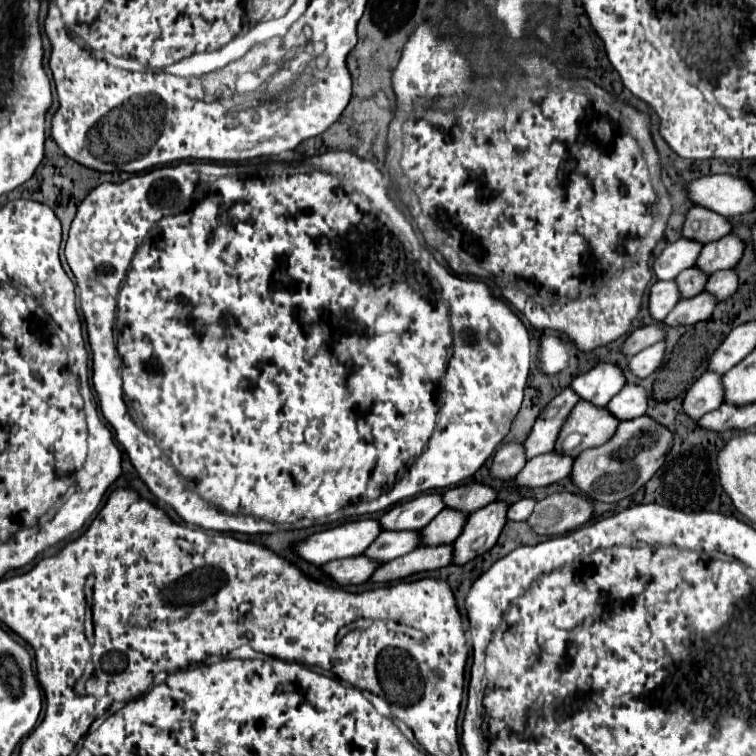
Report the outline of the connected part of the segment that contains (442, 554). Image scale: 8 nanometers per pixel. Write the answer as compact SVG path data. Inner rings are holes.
M452 544L448 546L418 546L416 550L386 562L384 566L378 566L374 574L370 576L370 582L394 582L394 580L404 580L412 574L418 572L428 572L428 570L438 570L442 566L448 566L452 558Z

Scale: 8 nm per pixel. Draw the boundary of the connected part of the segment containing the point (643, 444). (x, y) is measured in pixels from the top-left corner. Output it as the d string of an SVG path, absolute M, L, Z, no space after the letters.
M648 416L620 422L614 436L606 444L598 448L588 448L574 460L570 482L590 500L618 502L634 494L656 474L656 470L664 464L670 446L672 446L672 434L662 426L658 426Z

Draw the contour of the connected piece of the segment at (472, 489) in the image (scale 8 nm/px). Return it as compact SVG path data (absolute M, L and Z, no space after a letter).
M462 484L462 486L446 490L442 494L442 500L444 500L444 506L450 510L472 514L488 506L490 502L494 502L496 492L484 484Z

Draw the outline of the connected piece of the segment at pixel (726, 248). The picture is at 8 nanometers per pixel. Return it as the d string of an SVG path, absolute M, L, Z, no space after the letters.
M728 234L720 242L710 242L708 246L702 246L694 266L698 270L702 270L706 276L712 276L718 270L734 268L734 264L742 256L742 250L744 250L742 240L734 234Z

